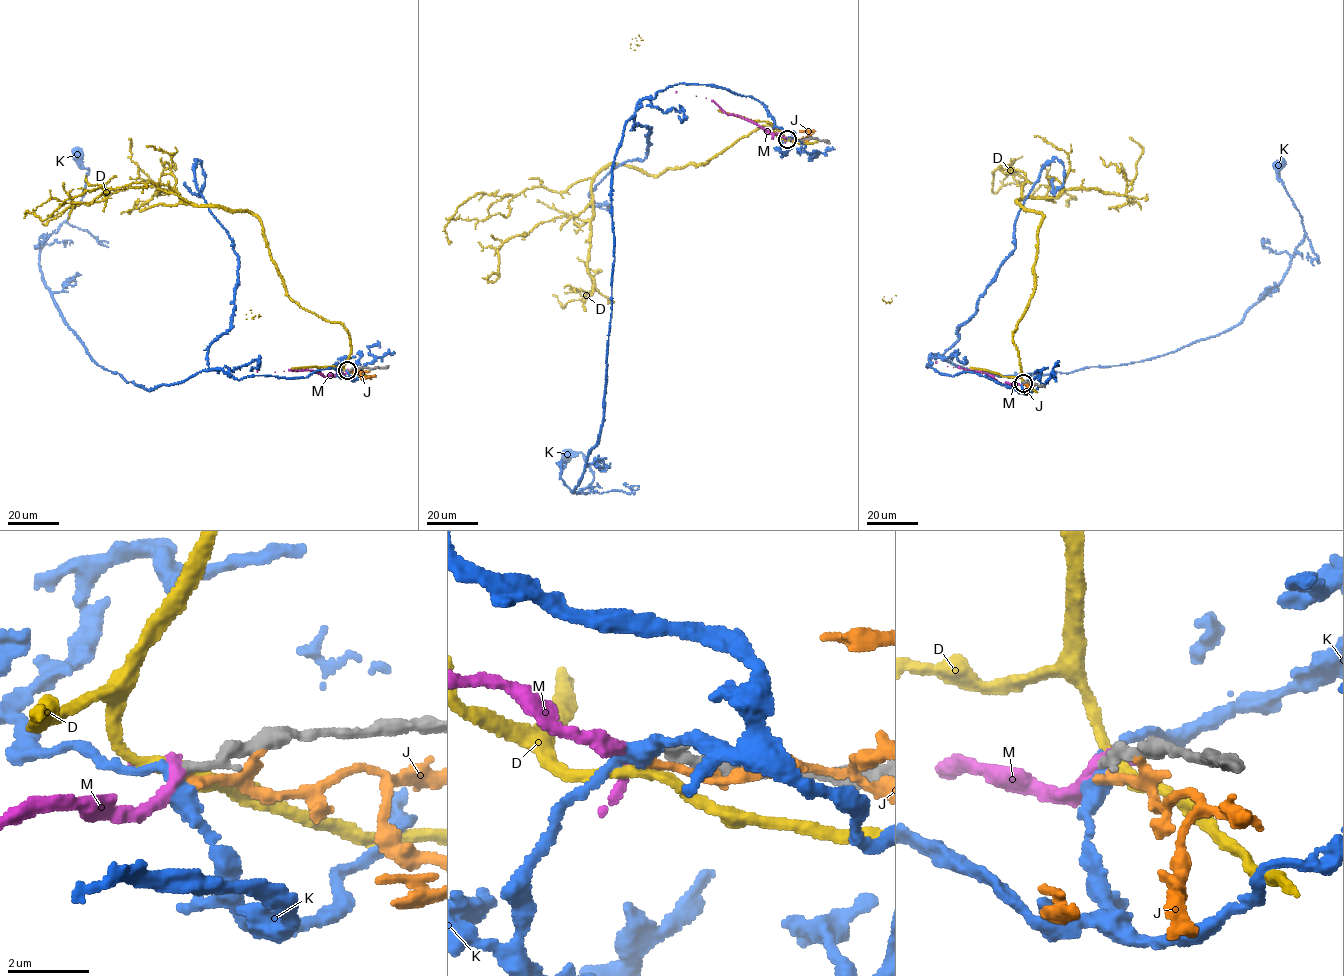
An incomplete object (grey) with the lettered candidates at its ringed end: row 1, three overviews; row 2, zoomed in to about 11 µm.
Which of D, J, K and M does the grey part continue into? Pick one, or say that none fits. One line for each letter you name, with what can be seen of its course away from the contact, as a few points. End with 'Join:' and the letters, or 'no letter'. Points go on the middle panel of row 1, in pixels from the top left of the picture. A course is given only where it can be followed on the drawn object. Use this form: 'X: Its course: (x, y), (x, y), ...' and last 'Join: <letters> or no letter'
M: Its course: (787, 138), (769, 133), (737, 116), (727, 115), (711, 100), (675, 91)
Join: M

